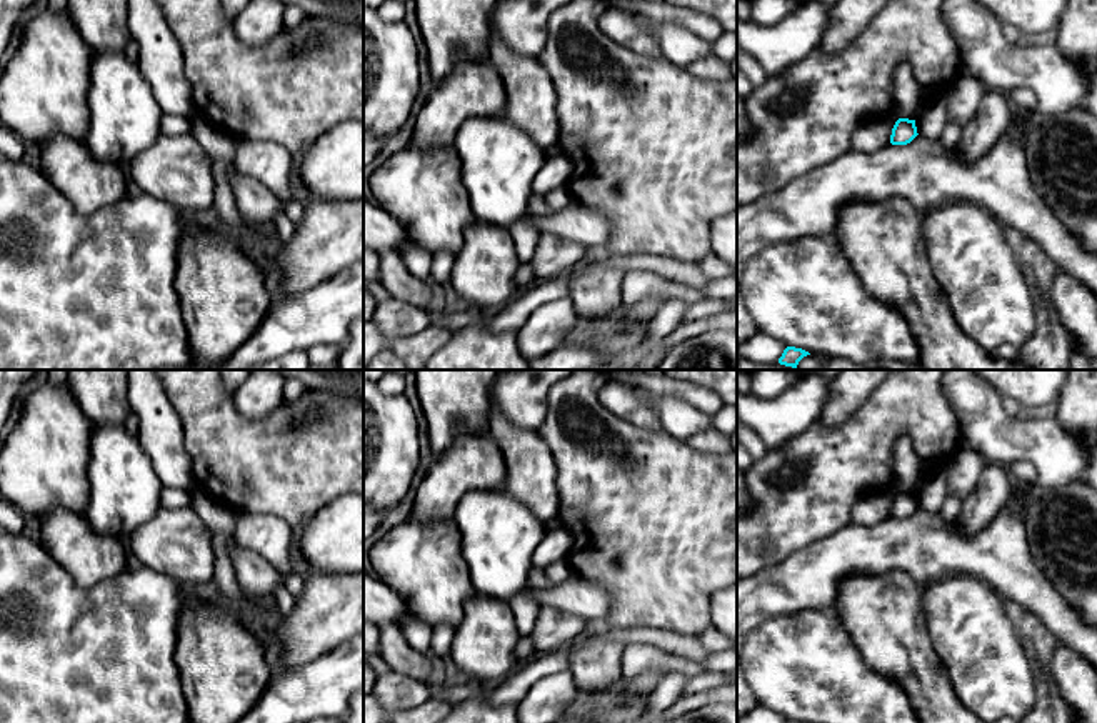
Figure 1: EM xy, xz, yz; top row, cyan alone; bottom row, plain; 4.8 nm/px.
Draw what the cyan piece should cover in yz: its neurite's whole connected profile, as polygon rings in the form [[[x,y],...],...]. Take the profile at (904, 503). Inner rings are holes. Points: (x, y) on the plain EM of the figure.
[[[899,491],[892,501],[890,516],[907,518],[917,510],[915,493]]]

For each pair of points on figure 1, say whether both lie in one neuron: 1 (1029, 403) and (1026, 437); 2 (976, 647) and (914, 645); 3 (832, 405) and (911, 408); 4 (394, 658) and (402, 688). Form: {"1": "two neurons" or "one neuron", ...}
{"1": "two neurons", "2": "two neurons", "3": "two neurons", "4": "two neurons"}

